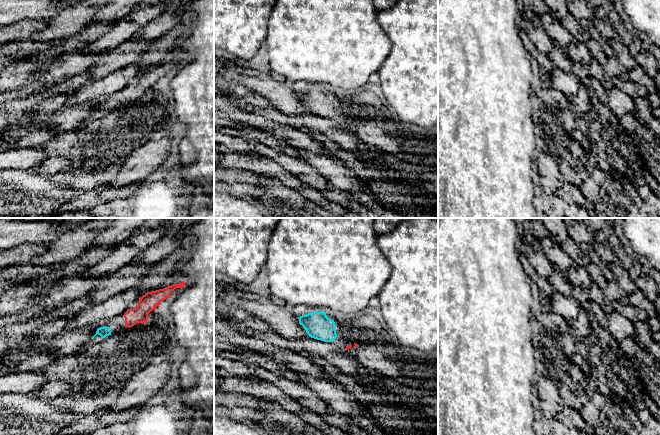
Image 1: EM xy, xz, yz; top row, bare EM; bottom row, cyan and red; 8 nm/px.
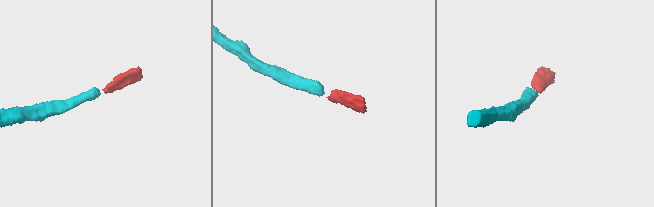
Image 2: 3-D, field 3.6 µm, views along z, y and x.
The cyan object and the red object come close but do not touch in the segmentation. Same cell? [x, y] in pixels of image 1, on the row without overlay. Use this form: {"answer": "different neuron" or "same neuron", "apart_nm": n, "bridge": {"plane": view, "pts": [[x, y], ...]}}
{"answer": "same neuron", "apart_nm": 110, "bridge": {"plane": "xz", "pts": [[335, 114], [346, 122]]}}

